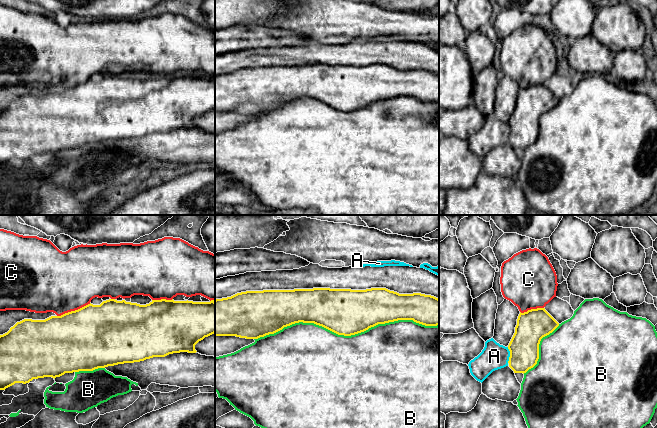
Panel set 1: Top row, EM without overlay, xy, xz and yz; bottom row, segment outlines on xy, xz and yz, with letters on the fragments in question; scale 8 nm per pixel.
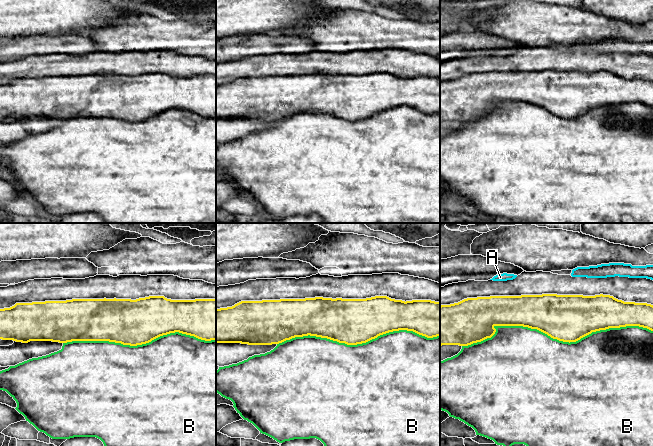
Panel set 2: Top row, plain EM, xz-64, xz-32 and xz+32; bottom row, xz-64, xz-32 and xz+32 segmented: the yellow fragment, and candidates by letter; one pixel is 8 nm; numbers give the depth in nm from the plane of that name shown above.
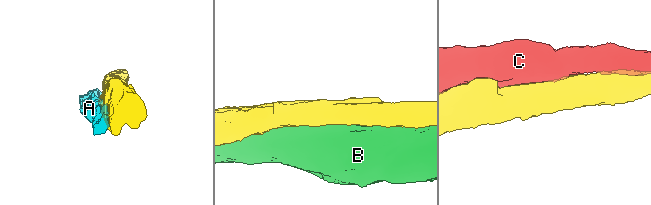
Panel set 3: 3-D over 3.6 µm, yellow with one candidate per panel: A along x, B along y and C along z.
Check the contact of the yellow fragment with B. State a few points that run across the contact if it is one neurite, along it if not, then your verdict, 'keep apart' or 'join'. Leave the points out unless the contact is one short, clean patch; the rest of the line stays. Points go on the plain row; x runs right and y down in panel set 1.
keep apart

